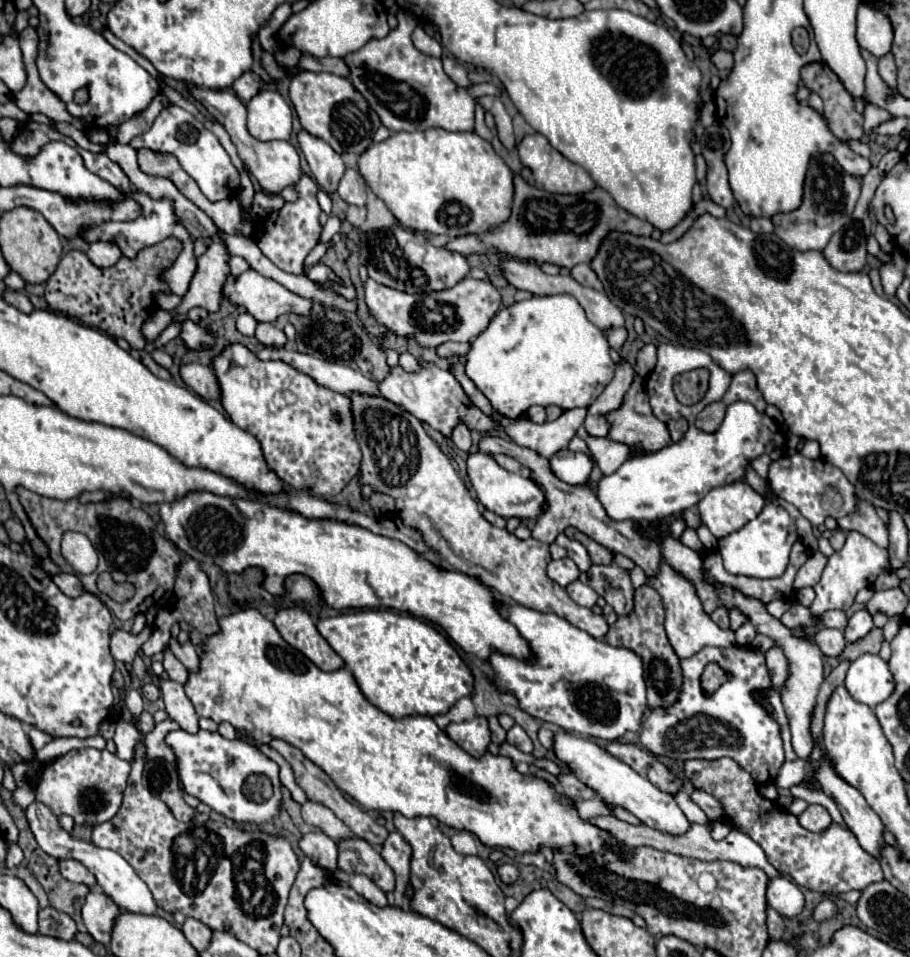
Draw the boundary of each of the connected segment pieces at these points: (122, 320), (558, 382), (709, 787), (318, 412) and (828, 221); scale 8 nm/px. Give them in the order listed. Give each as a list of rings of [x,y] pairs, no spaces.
[[[168,238],[152,248],[146,248],[134,260],[124,256],[112,268],[96,268],[84,252],[72,250],[60,260],[56,272],[48,278],[44,298],[50,310],[78,318],[82,324],[112,338],[124,338],[134,350],[142,350],[146,344],[142,324],[154,306],[152,298],[156,292],[170,292],[160,274],[172,264],[172,260],[176,260],[178,252],[180,242]]]
[[[558,294],[532,296],[530,300],[502,308],[488,328],[472,342],[472,348],[466,354],[466,372],[498,412],[504,412],[504,416],[522,416],[532,404],[556,404],[562,410],[592,404],[612,380],[614,362],[608,354],[608,340],[604,332],[586,318],[578,300],[568,294]]]
[[[686,760],[684,774],[694,788],[716,796],[722,804],[724,818],[732,824],[732,828],[748,834],[754,842],[758,842],[766,852],[768,862],[780,874],[790,874],[796,884],[820,894],[844,894],[850,890],[864,890],[868,884],[880,882],[884,878],[880,874],[880,862],[862,850],[850,830],[844,830],[838,824],[832,824],[822,834],[804,830],[794,814],[764,798],[758,792],[752,776],[748,776],[748,772],[744,772],[734,760]]]
[[[238,342],[212,358],[212,370],[230,420],[260,440],[268,466],[294,490],[332,498],[358,474],[360,448],[354,438],[348,396],[318,386],[286,362],[258,360]]]
[[[818,154],[810,160],[800,208],[792,212],[778,212],[772,216],[774,234],[796,250],[824,250],[832,234],[836,234],[850,220],[858,196],[860,178],[844,172],[832,154]]]

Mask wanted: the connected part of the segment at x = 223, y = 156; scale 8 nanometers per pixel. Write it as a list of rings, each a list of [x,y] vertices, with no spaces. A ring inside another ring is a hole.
[[[168,104],[154,120],[148,134],[140,134],[140,136],[132,138],[130,146],[136,150],[150,148],[156,152],[174,154],[178,158],[178,162],[182,164],[182,168],[198,182],[202,194],[212,202],[232,198],[240,186],[240,174],[232,166],[230,156],[226,154],[226,150],[222,148],[218,138],[210,130],[206,130],[190,112],[186,112],[184,108],[180,108],[176,104]]]

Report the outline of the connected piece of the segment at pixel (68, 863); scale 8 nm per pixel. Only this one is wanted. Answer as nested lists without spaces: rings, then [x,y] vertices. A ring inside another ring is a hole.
[[[64,858],[64,860],[58,860],[58,864],[60,864],[60,872],[66,880],[78,882],[78,884],[88,884],[90,888],[96,884],[96,878],[82,862],[78,862],[74,858]]]

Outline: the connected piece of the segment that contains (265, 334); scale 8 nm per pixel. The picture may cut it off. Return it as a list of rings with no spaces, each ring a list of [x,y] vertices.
[[[260,322],[256,328],[256,338],[268,346],[284,346],[286,344],[286,336],[282,330],[278,330],[274,324],[270,322]]]

